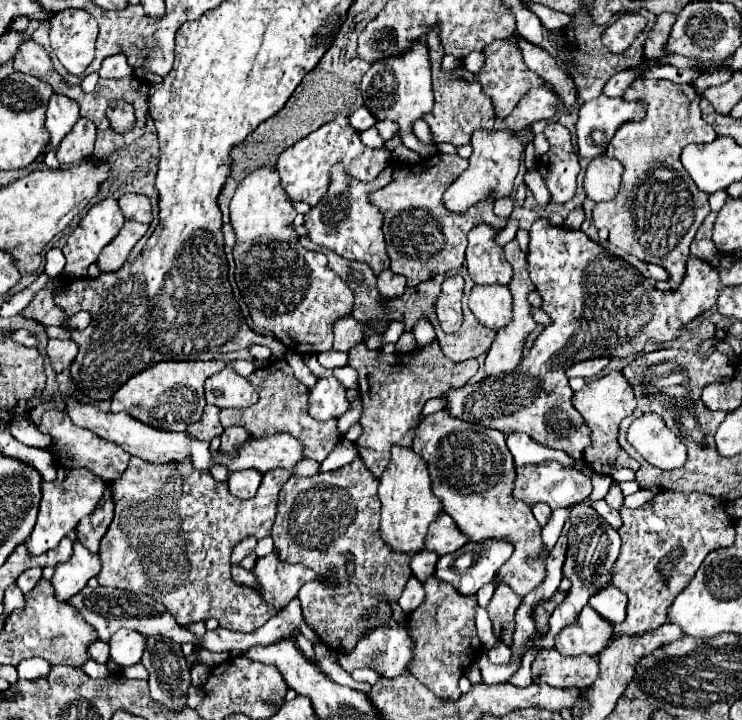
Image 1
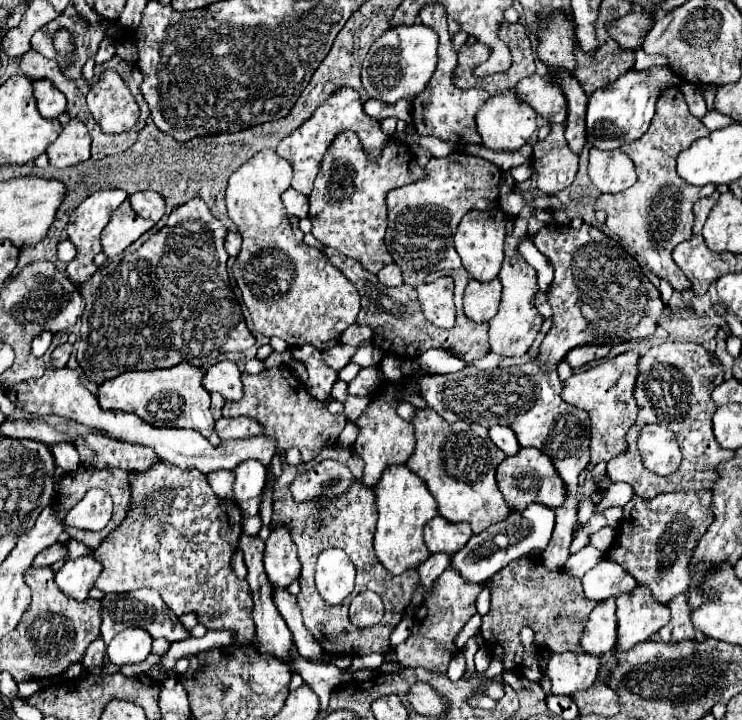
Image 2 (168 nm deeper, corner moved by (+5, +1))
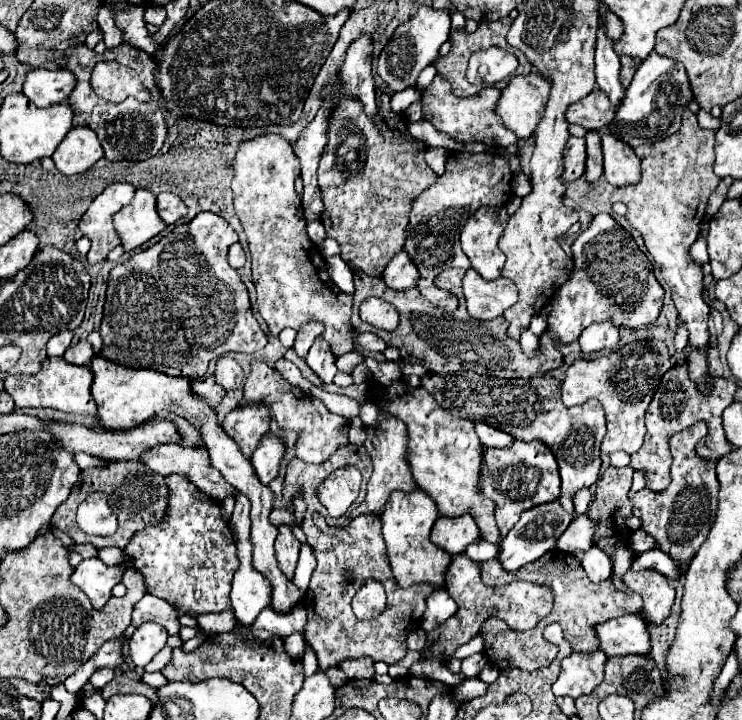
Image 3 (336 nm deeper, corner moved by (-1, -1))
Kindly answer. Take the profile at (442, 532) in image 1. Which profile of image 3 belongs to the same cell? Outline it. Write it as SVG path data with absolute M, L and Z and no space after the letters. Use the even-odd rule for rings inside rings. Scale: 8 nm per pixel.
M469 514L457 518L441 516L437 518L431 530L431 542L437 544L441 550L449 552L451 556L463 554L465 548L473 544L477 538L479 538L479 528Z

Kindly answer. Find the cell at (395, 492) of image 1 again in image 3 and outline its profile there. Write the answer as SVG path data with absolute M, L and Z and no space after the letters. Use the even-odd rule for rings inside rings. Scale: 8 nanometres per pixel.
M415 488L413 492L395 490L389 496L381 514L383 538L387 544L387 556L391 562L393 576L401 588L407 588L419 582L429 582L433 586L441 586L445 582L445 572L451 562L451 556L447 556L447 552L437 548L429 540L431 528L437 518L439 518L439 512L435 508L435 502L421 488Z

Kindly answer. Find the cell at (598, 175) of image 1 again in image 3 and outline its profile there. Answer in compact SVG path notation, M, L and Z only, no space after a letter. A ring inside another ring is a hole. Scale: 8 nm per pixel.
M609 132L601 134L603 148L603 174L613 186L631 186L641 180L641 160L633 148L615 140Z

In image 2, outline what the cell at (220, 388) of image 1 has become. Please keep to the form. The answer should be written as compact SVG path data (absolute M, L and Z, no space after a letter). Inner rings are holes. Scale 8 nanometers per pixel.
M221 360L207 368L203 380L203 388L207 392L219 392L225 400L239 400L243 396L243 384L241 384L241 372L235 362Z

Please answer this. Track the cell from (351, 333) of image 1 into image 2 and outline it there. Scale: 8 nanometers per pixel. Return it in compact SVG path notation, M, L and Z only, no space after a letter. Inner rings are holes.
M353 324L341 334L341 344L349 344L349 346L357 348L361 342L369 342L371 338L373 338L373 328Z

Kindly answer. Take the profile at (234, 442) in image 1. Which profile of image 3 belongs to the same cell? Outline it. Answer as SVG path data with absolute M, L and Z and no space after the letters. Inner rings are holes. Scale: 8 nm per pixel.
M253 404L229 412L221 426L239 444L243 456L249 458L257 444L261 442L261 438L269 432L269 422L271 422L269 410L265 406Z

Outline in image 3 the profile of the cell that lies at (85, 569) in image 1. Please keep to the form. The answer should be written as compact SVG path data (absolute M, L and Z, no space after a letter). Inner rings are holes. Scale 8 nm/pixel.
M99 558L81 560L81 564L71 574L71 582L79 586L87 598L91 600L93 608L103 608L105 602L111 598L111 588L121 582L119 566L105 566Z

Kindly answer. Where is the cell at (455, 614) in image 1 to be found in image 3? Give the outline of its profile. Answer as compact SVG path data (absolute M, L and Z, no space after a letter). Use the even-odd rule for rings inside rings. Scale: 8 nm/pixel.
M459 554L453 558L453 562L449 564L447 576L445 576L445 584L447 590L451 592L451 598L459 604L459 610L455 616L451 616L449 620L445 620L443 624L437 626L439 638L431 644L427 644L421 650L421 658L429 660L429 662L439 662L441 658L449 658L461 644L469 642L473 638L473 634L479 632L481 624L485 622L487 614L494 608L494 615L504 620L513 630L525 630L525 628L533 628L543 616L547 616L551 612L551 590L539 584L531 584L531 582L515 582L515 584L507 584L507 586L499 586L499 588L489 588L481 582L481 570L477 562L471 562L465 554Z

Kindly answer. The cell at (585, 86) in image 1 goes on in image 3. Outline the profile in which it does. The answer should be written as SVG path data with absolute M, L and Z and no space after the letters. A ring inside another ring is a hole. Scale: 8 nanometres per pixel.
M619 56L619 58L621 58L621 84L623 84L623 88L627 88L635 70L639 68L641 60L633 58L633 56Z

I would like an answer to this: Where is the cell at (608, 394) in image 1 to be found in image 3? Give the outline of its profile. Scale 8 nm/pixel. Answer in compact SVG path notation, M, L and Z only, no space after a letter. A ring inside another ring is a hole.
M637 340L609 356L595 360L575 360L563 380L563 402L565 406L577 406L587 402L589 398L597 398L605 408L607 418L607 434L601 442L601 452L613 454L617 450L623 450L627 454L635 454L641 448L645 436L643 416L647 404L651 402L661 376L671 366L671 356L661 340Z

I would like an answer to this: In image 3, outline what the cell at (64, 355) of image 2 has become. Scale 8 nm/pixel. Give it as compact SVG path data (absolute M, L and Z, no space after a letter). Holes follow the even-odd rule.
M79 340L75 346L69 346L69 348L65 350L63 358L65 358L69 364L77 364L77 366L81 366L81 364L89 364L91 354L93 354L91 344L89 344L87 340Z

